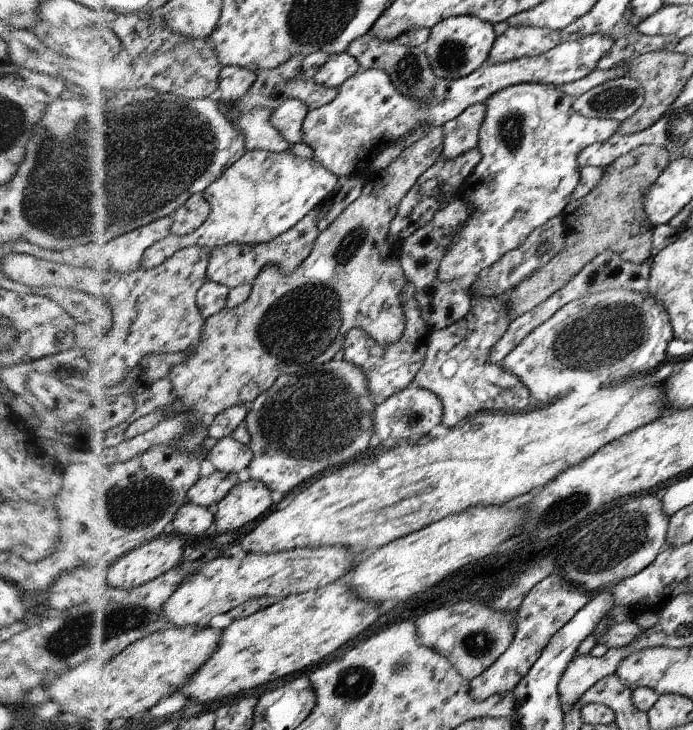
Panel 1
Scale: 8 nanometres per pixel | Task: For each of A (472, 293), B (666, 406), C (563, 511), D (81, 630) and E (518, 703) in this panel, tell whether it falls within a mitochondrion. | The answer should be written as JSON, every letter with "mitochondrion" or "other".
{"A":"other","B":"other","C":"mitochondrion","D":"mitochondrion","E":"other"}

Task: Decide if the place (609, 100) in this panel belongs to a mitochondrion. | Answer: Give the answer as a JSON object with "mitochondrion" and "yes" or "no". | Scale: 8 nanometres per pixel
{"mitochondrion":"yes"}

